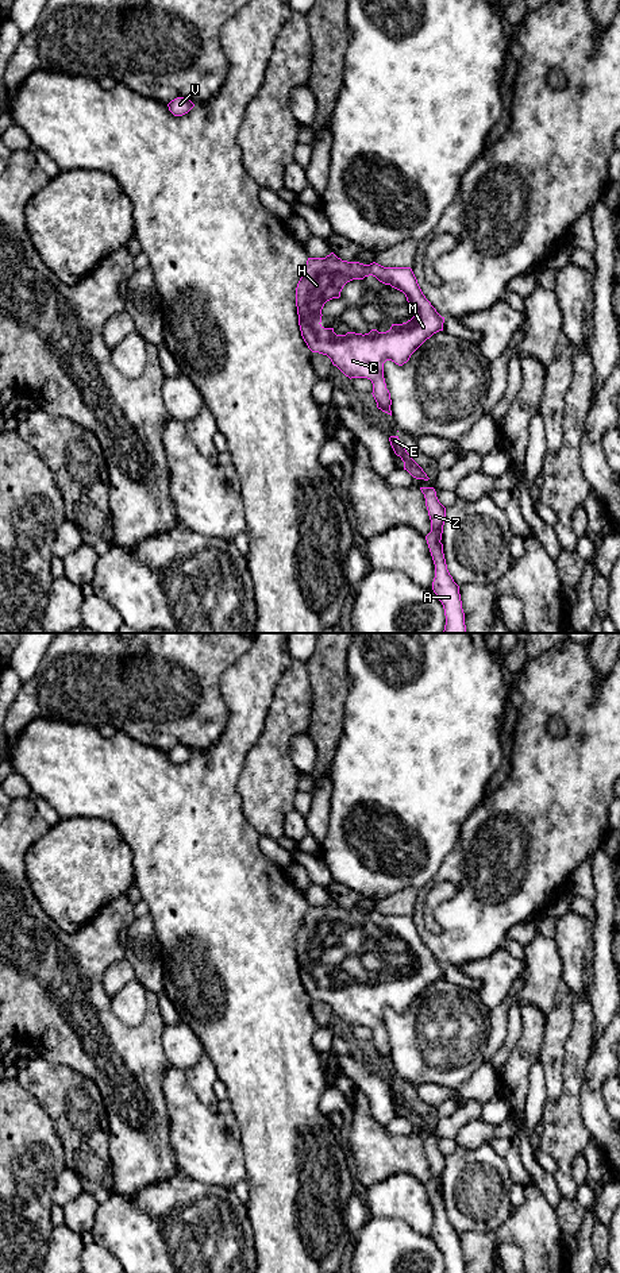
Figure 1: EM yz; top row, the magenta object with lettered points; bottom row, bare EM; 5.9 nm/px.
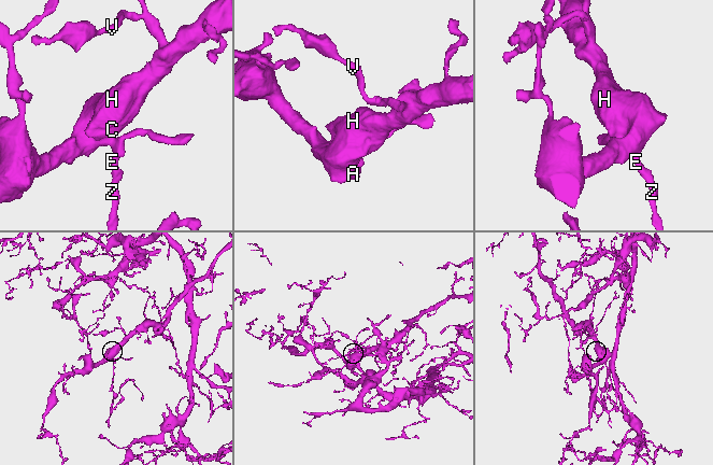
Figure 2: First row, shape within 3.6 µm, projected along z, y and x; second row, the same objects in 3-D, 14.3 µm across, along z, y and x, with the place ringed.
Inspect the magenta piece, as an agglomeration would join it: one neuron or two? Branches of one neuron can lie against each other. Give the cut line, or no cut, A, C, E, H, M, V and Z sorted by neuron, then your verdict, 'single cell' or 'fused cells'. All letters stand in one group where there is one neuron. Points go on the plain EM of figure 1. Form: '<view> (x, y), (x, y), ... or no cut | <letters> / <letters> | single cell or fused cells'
no cut | A C E H M V Z | single cell

